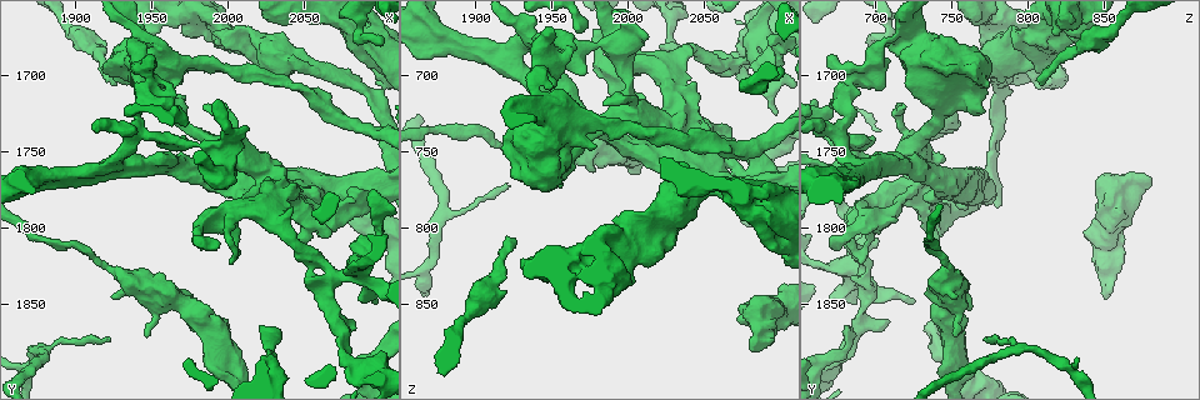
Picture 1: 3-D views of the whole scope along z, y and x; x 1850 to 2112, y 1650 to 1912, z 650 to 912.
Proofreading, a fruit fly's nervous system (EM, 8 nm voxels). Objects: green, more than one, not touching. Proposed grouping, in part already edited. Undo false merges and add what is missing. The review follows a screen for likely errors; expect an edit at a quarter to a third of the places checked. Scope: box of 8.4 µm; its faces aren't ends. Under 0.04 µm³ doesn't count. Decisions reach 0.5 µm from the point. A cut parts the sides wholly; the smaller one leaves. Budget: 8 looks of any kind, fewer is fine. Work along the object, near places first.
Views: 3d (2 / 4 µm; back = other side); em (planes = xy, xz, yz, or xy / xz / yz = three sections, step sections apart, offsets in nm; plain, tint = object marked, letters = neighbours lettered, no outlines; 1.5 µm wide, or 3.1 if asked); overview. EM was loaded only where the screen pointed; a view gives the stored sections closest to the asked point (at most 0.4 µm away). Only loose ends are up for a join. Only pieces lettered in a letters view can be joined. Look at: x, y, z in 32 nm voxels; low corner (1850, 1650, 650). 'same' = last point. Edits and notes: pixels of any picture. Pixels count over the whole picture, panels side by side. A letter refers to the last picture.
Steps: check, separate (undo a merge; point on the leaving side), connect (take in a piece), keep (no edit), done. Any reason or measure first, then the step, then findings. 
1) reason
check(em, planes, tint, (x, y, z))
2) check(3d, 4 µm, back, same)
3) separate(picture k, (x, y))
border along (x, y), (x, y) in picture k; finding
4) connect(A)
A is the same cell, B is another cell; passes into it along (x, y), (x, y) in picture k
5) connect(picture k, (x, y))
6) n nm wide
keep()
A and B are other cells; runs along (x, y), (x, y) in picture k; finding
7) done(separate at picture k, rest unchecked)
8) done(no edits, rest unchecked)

branch stops here
check(em, yz, step 8, letters, (2046, 1808, 740))

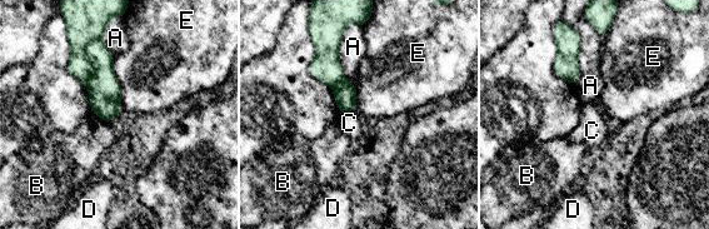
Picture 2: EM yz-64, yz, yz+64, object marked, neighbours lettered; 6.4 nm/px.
check(em, planes, letters, same)

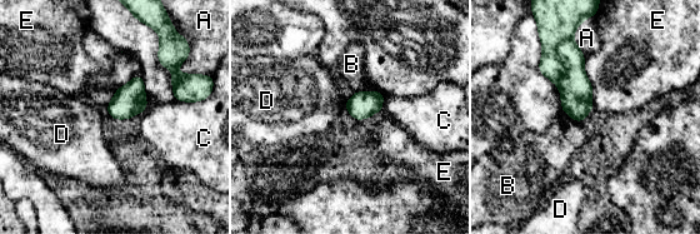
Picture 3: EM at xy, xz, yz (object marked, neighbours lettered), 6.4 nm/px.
180 nm wide
keep()
A, B, C, D and E are other cells; no lettered piece goes on from it

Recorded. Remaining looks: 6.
tapers out
check(3d, 2 µm, (1924, 1874, 772))

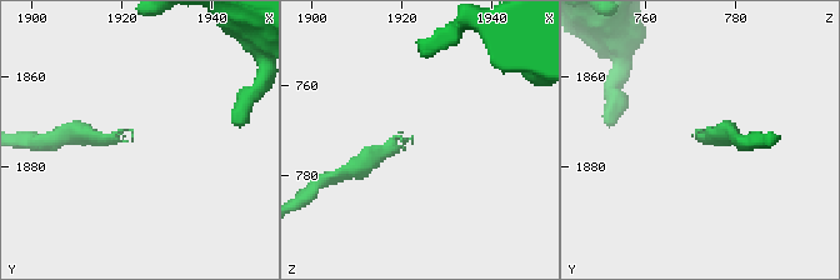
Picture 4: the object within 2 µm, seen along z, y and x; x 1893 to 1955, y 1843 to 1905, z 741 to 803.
check(em, 3.1 µm, planes, letters, (1922, 1873, 772))

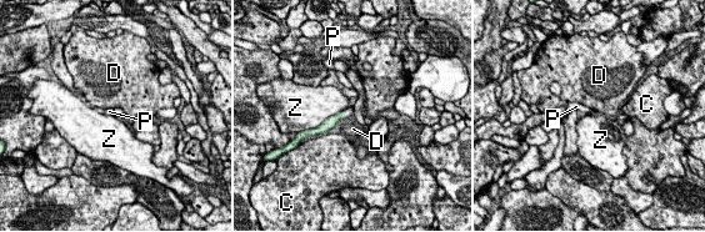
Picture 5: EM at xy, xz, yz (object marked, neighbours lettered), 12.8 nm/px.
connect(P)
P is the same cell, C, D and Z are other cells; it goes on there

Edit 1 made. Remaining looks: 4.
tapers out
check(3d, 2 µm, back, (1926, 1706, 810))

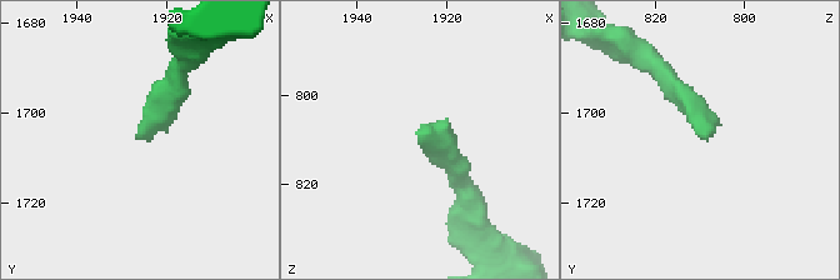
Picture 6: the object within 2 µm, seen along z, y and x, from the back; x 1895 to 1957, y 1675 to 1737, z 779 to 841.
check(em, xy, step 8, letters, (1926, 1706, 808))

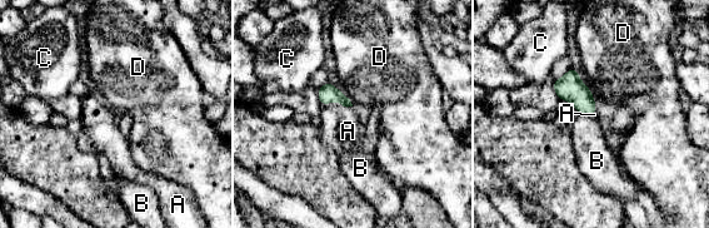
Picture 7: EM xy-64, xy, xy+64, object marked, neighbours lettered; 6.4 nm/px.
connect(A)
A is the same cell, B, C and D are other cells; passes into it along (328, 93), (338, 100), (348, 130) in picture 7; it goes on there

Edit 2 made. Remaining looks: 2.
done(connect at picture 5, connect at picture 7, rest unchecked)

